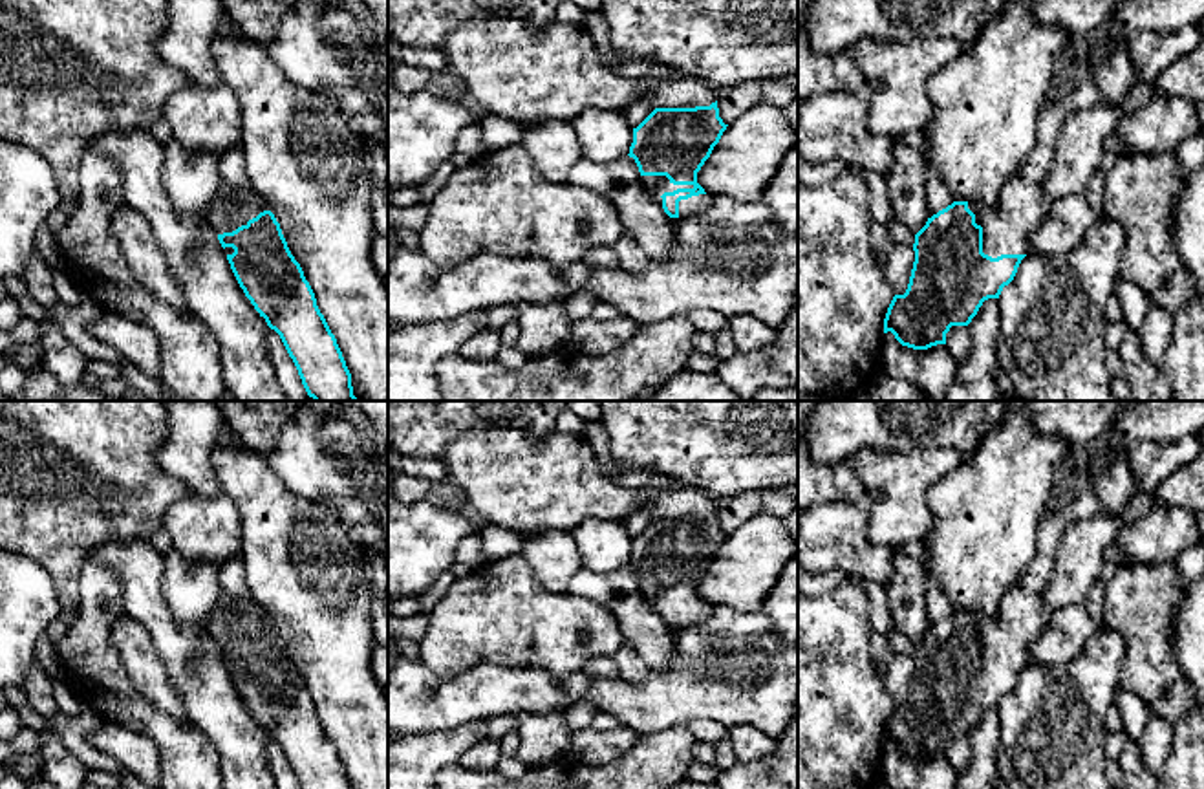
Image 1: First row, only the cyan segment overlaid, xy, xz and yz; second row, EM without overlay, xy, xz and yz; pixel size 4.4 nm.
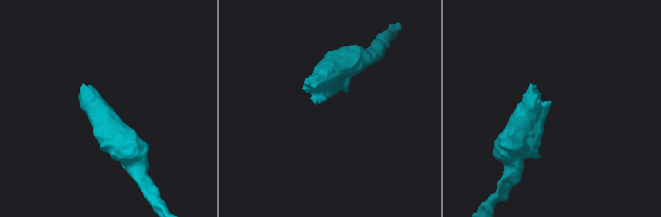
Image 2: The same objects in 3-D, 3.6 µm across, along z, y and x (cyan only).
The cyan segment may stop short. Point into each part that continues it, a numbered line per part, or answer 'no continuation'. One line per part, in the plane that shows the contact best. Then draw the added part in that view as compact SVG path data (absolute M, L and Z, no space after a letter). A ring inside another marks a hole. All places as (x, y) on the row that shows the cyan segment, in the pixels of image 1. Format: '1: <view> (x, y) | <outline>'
1: xz (657, 185) | M640 176L642 185L650 190L655 201L662 205L662 194L677 189L693 189L693 185L673 185L666 176Z

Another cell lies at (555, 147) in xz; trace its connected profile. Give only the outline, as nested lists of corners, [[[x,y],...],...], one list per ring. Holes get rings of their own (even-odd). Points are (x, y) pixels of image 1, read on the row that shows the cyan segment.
[[[571,123],[538,124],[525,132],[520,145],[551,183],[567,183],[573,165],[582,157]]]

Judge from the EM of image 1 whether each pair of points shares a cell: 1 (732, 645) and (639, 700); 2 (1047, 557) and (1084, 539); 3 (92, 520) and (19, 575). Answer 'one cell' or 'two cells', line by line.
1: one cell
2: two cells
3: two cells

